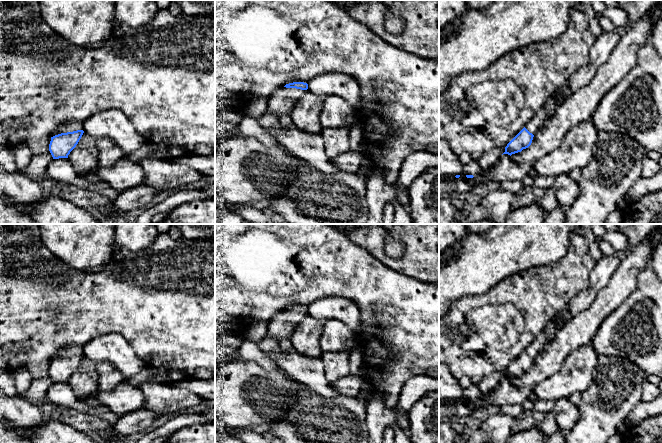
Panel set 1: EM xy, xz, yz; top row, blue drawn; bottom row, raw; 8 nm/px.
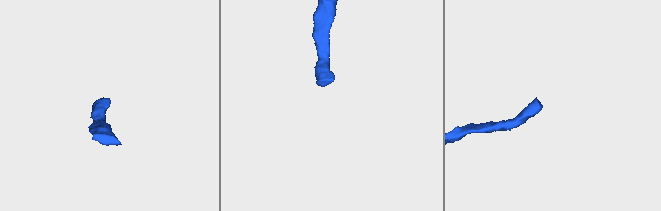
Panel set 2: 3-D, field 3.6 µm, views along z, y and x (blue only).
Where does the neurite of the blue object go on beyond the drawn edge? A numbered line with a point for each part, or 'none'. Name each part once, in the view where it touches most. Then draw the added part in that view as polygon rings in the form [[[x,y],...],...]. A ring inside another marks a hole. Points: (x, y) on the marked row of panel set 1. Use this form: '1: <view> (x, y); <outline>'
1: xy (71, 126); [[[69,122],[67,124],[61,125],[59,128],[55,129],[53,133],[51,133],[51,137],[67,132],[73,132],[77,130],[83,130],[83,123],[80,122]]]

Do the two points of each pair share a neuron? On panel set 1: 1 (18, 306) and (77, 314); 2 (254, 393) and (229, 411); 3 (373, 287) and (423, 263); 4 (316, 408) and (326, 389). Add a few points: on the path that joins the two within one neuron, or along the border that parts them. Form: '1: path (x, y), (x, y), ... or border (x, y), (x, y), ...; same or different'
1: path (33, 306), (62, 306); same
2: path (248, 395), (245, 395), (235, 405); same
3: border (381, 262), (400, 273), (423, 282); different
4: border (302, 385), (325, 397), (335, 397), (340, 394); different

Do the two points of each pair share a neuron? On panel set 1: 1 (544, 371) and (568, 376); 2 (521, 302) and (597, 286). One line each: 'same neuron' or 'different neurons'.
1: different neurons
2: different neurons

